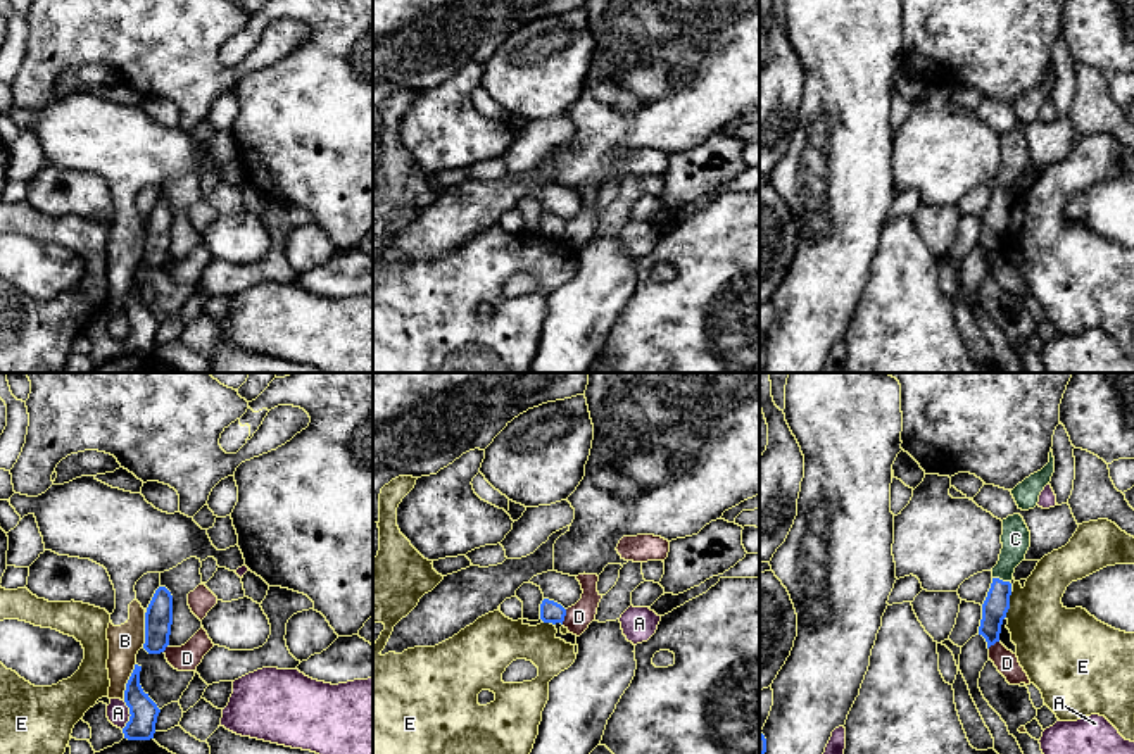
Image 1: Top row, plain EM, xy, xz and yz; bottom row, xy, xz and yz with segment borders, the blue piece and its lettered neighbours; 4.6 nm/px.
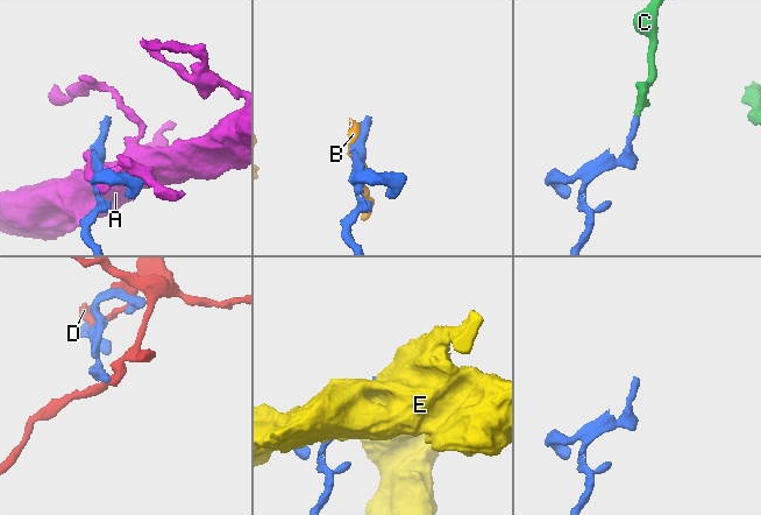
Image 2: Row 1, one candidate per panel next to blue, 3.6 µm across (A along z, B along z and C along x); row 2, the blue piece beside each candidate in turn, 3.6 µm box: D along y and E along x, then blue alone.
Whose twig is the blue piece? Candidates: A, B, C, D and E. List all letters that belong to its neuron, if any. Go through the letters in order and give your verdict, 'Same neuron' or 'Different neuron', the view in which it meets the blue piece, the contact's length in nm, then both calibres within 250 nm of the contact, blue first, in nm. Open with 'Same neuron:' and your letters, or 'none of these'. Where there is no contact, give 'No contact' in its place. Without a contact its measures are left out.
Same neuron: C
A: Different neuron. Touches blue in xy. Shared border 140 nm. Thickness 130 nm (blue) against 110 nm
B: Different neuron. Touches blue in xy. Shared border 190 nm. Thickness 130 nm (blue) against 150 nm
C: Same neuron. Touches blue in yz. Shared border 90 nm. Thickness 120 nm (blue) against 140 nm
D: Different neuron. Touches blue in xz. Shared border 80 nm. Thickness 100 nm (blue) against 120 nm
E: Different neuron. Touches blue in yz. Shared border 120 nm. Thickness 120 nm (blue) against 320 nm

